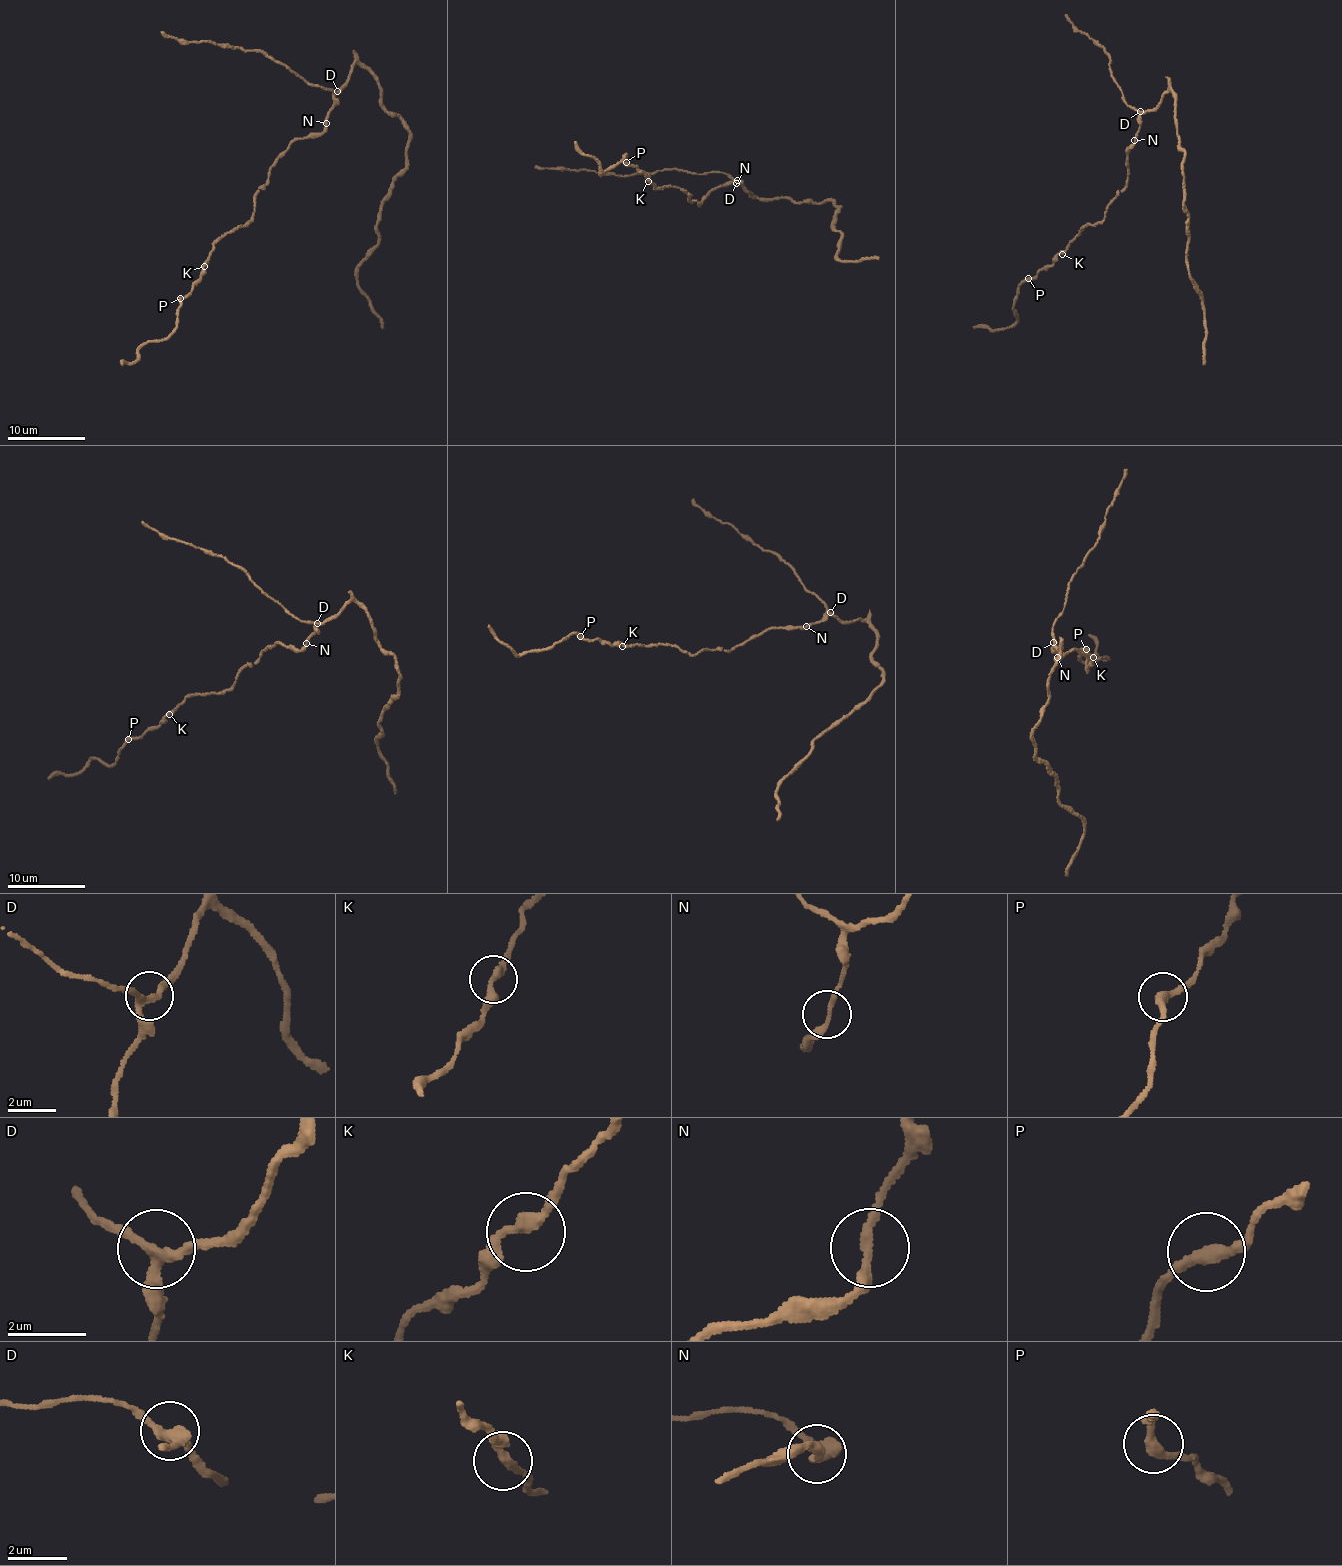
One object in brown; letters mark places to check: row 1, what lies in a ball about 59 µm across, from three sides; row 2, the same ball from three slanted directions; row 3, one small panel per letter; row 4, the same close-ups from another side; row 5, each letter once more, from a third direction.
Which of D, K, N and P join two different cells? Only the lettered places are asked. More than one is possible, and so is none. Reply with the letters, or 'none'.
none

